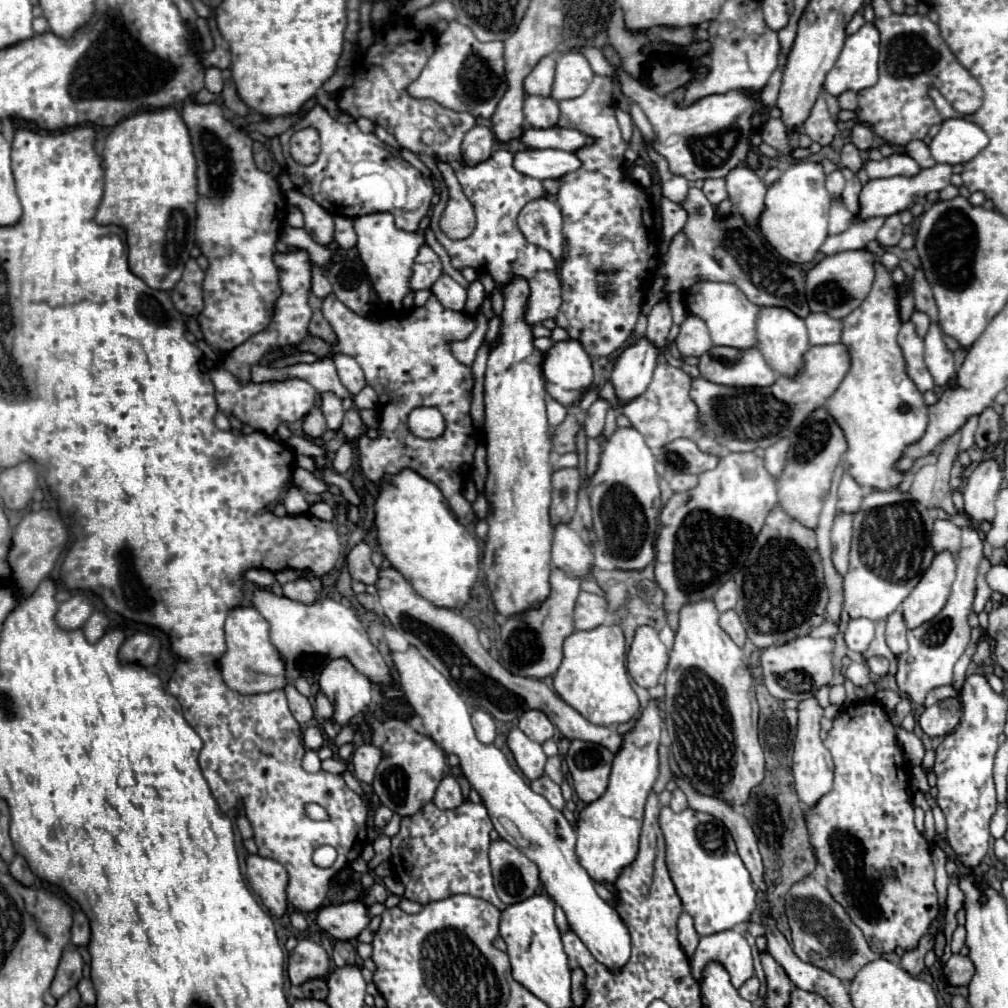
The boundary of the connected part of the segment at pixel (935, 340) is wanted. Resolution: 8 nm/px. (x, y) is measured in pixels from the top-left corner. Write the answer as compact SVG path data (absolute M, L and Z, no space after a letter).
M931 324L925 336L925 364L935 380L935 386L947 386L955 374L953 354L943 344L943 332L939 324Z

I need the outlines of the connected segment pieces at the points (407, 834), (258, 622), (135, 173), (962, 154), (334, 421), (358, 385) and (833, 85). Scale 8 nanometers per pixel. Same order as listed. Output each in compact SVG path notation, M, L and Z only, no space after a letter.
M465 800L455 810L439 810L427 804L415 816L401 820L401 830L391 838L391 864L397 872L395 878L405 884L405 898L429 904L455 894L469 894L481 898L499 910L507 906L497 898L489 866L489 844L493 824L483 804Z
M239 606L229 612L225 620L227 652L219 660L225 684L239 694L261 694L285 688L289 684L285 676L285 662L277 648L269 640L269 622L255 610Z
M159 108L133 114L119 122L105 140L101 152L101 166L105 170L105 194L99 204L95 222L101 226L115 224L127 234L127 262L129 270L155 290L171 292L179 282L195 234L195 202L197 178L195 156L189 140L189 130L175 108Z
M951 118L941 124L941 130L933 138L929 148L935 162L945 162L953 166L969 162L987 144L989 138L981 128L977 128L977 124L965 118Z
M323 394L321 412L323 412L325 418L327 418L329 430L339 432L341 422L343 422L343 414L345 414L345 410L343 410L343 406L341 406L341 400L337 400L337 396L333 396L333 394Z
M339 354L339 356L335 356L333 362L335 362L335 366L337 366L337 374L339 374L343 386L349 390L351 396L359 394L359 392L367 386L361 366L359 366L351 356Z
M865 24L855 34L847 36L845 46L843 46L835 66L831 68L831 72L827 74L827 78L823 82L823 90L837 98L847 90L859 92L859 90L873 86L877 82L877 54L879 54L879 32L873 24Z

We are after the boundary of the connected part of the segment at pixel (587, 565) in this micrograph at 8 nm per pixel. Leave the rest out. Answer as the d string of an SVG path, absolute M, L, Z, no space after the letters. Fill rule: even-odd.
M559 524L553 534L553 564L571 578L587 578L593 568L593 550L567 524Z

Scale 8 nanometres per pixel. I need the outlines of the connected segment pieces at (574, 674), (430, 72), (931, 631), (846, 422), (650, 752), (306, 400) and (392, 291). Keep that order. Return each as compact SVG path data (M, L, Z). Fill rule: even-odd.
M597 626L589 632L573 632L563 644L563 662L553 676L553 686L569 706L593 724L623 724L639 712L639 700L625 668L625 636L619 626Z
M451 22L449 28L439 36L437 48L419 78L407 86L407 92L413 98L435 100L455 112L469 112L477 118L491 118L497 102L505 94L505 88L503 42L479 42L467 26Z
M963 528L961 552L957 562L957 578L953 582L953 590L945 608L933 620L921 624L915 630L909 630L909 652L899 656L897 684L899 684L899 692L907 694L917 706L923 704L929 690L953 682L953 666L965 652L967 644L971 642L969 614L971 614L975 592L977 592L975 578L977 578L977 566L981 558L983 558L983 542L979 540L977 530Z
M877 272L873 292L869 292L865 304L843 320L841 342L851 352L851 368L825 404L825 410L839 424L847 440L847 472L859 486L877 490L895 490L901 484L905 472L899 472L895 464L909 444L921 440L929 422L923 394L905 376L905 360L897 344L901 328L897 302L897 286L891 274Z
M653 700L643 710L643 716L637 722L637 726L629 734L625 734L621 752L617 752L613 760L613 770L611 770L611 778L605 794L599 800L587 804L579 812L575 854L579 864L591 876L591 880L599 884L615 884L623 868L633 864L637 856L639 832L643 822L643 806L645 806L647 794L651 792L659 776L659 756L657 756L659 734L661 734L659 704Z
M211 370L211 380L215 386L215 400L219 412L223 412L225 416L235 416L239 422L257 428L267 436L271 436L279 424L301 420L313 408L315 388L299 378L287 378L283 382L237 384L237 378L227 370Z
M373 214L373 216L359 216L355 218L355 232L359 236L357 250L367 268L369 280L377 290L381 302L391 308L399 310L403 298L411 292L409 280L413 274L413 262L417 256L417 248L425 244L425 236L417 232L399 230L393 222L391 214Z

